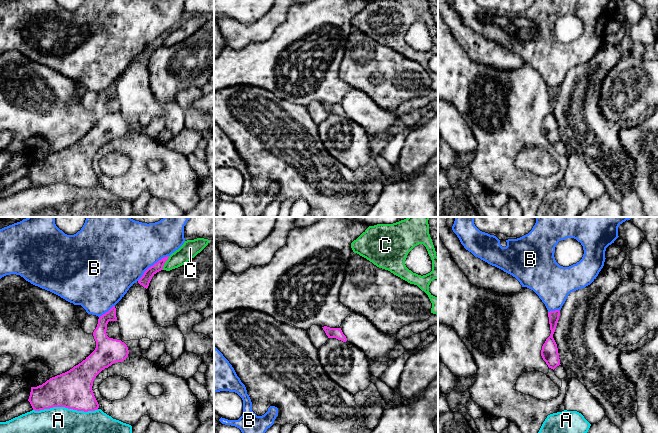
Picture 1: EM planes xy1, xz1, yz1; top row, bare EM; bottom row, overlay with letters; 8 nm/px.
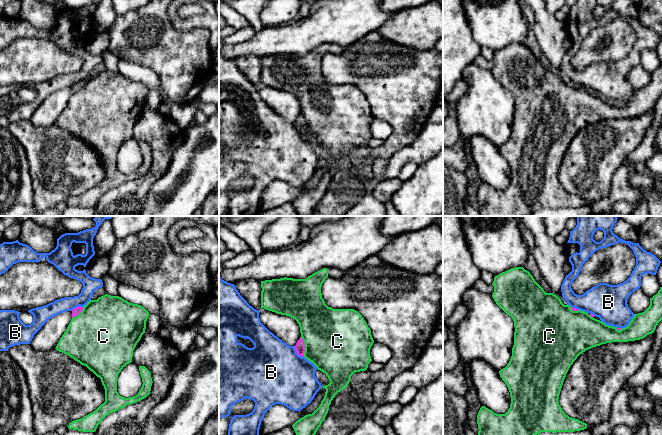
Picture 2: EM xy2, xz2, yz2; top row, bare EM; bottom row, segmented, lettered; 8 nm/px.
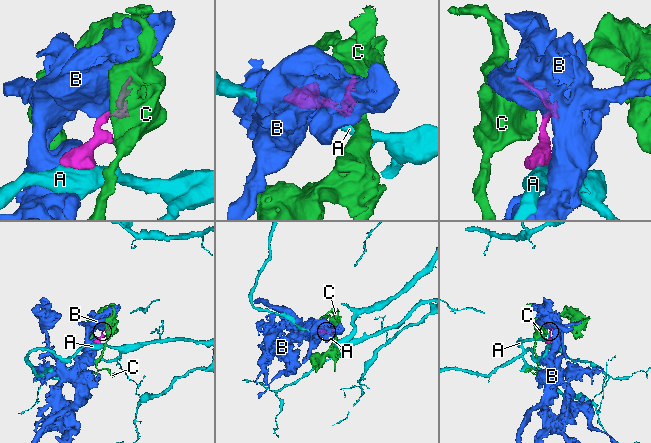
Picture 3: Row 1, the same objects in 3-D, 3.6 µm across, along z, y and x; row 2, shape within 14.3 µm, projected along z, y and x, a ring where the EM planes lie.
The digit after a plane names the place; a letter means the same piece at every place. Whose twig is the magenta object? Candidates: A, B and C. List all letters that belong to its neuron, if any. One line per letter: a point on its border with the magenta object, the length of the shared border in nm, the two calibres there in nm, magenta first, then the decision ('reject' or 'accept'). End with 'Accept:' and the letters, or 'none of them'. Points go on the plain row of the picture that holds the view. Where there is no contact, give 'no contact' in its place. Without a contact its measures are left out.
A: xy1 (65, 183) | 550 nm | 300/480 nm | reject
B: xy1 (153, 41) | 320 nm | 80/440 nm | reject
C: xz2 (304, 122) | 160 nm | 80/480 nm | reject
Accept: none of them

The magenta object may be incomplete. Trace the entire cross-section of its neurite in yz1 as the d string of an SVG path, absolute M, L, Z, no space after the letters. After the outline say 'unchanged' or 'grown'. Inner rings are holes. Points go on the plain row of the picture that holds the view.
M559 86L548 88L551 110L546 115L545 119L542 122L542 126L541 126L541 132L542 132L543 136L546 138L548 143L553 146L557 142L561 141L557 120L553 114L553 110L555 108L557 98L559 96L559 92L560 92Z; unchanged

